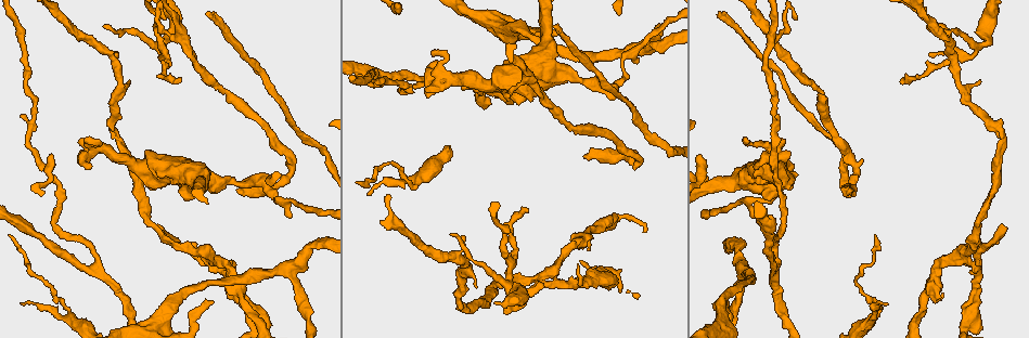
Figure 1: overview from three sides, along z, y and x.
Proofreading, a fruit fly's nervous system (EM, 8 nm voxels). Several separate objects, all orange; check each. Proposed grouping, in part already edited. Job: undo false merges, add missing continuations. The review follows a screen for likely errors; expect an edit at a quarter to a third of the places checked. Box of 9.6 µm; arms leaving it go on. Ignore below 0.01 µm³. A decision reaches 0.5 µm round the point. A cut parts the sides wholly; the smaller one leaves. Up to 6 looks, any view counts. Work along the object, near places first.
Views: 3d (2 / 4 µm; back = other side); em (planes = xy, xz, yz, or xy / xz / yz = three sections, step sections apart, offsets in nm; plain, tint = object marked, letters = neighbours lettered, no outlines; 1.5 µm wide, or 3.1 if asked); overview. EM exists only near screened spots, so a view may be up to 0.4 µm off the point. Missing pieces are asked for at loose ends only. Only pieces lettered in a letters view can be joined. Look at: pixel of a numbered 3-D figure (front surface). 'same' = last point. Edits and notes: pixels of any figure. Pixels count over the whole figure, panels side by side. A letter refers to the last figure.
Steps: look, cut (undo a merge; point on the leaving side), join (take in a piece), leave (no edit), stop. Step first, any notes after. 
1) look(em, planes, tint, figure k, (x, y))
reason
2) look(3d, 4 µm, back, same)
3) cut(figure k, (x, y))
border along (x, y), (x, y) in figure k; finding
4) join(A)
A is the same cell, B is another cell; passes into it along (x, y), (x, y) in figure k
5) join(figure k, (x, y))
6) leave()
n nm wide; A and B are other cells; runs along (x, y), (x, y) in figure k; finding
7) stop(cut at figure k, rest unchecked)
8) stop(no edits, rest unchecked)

look(3d, 2 µm, figure 1, (367, 194))
branch stops here

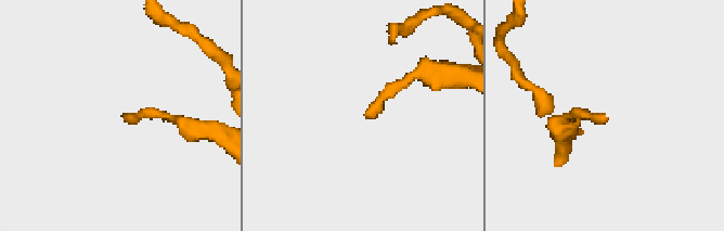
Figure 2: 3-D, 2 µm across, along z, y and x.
look(em, xz, step 8, letters, figure 2, (367, 114))

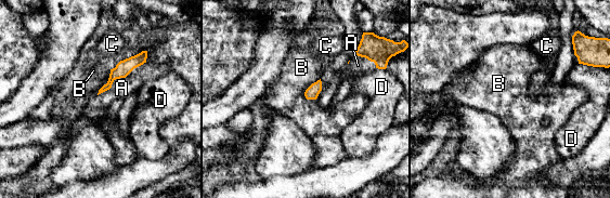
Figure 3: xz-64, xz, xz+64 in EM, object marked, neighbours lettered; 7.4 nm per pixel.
look(em, planes, letters, same)

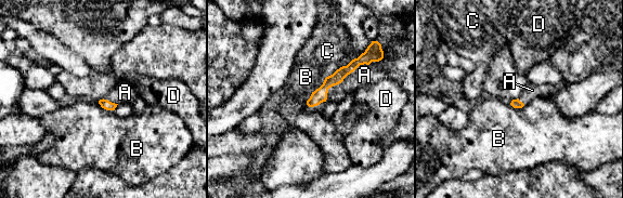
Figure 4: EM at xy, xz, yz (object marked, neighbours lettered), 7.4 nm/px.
join(A)
A touches over 550 nm; A is the same cell, B, C and D are other cells; passes into it along (320, 95), (334, 84), (364, 75) in figure 4; the neuron continues

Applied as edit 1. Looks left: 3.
look(3d, 4 µm, figure 1, (209, 266))
two arms in line, one across

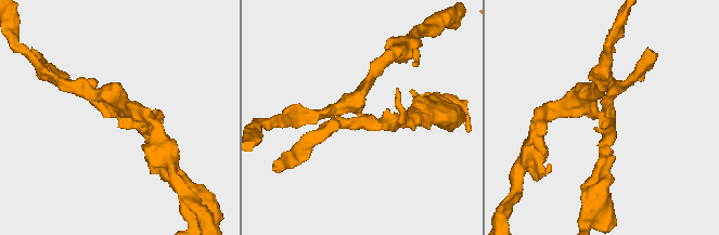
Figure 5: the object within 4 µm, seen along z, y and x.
look(em, xy, step 4, tint, figure 5, (363, 122))
3 arms; arms of 190, 220, 240 nm; need the tissue

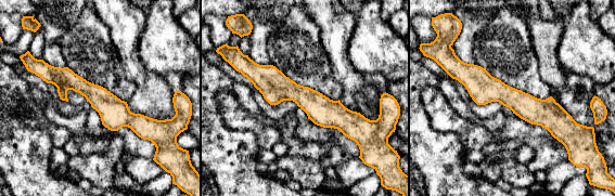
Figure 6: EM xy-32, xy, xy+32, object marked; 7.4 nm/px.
look(em, planes, letters, same)

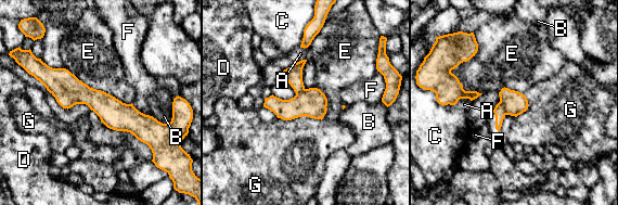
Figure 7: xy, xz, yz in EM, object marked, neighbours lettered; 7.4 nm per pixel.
cut(figure 7, (515, 103))
A, B, C, D, E, F and G are other cells; the part that leaves runs along (39, 76), (158, 126) in figure 7; two neurons meet here

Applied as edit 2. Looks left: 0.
stop(join at figure 4, cut at figure 7, rest unchecked)

